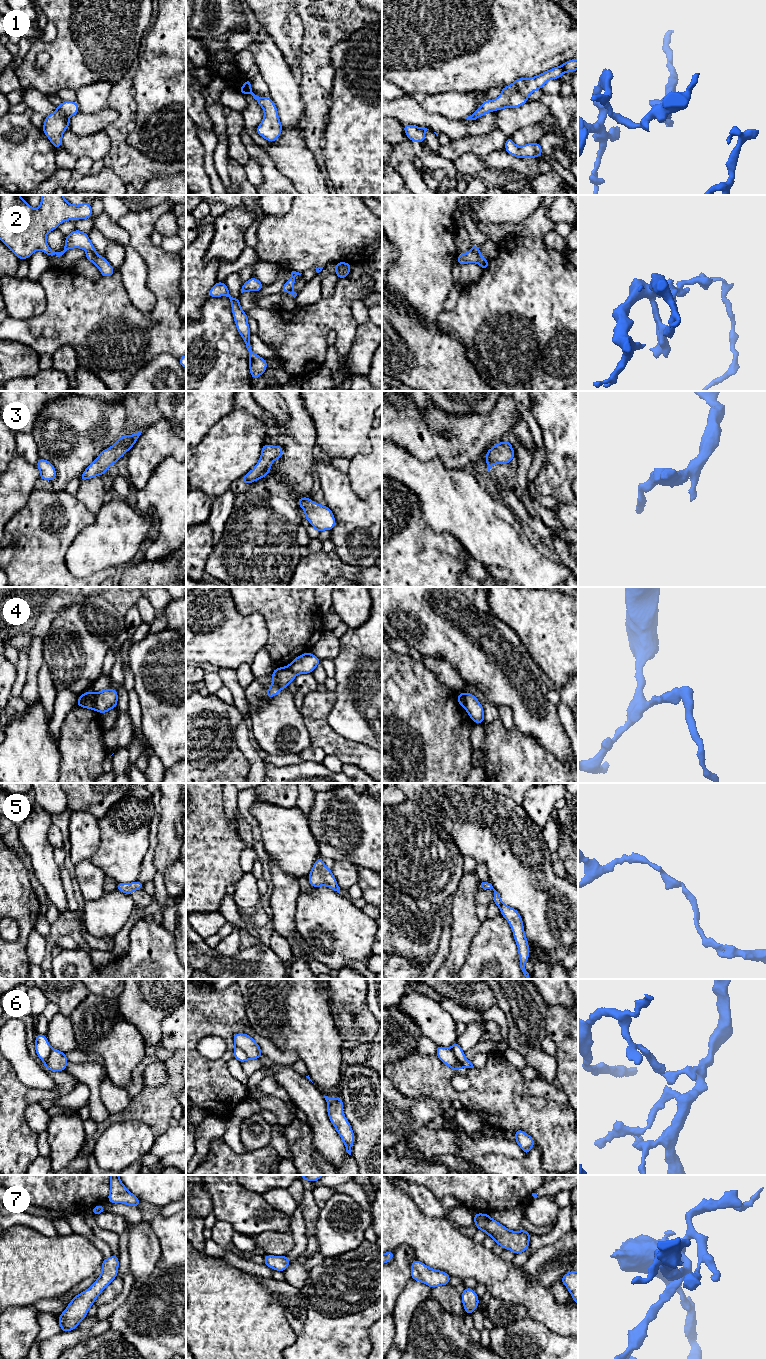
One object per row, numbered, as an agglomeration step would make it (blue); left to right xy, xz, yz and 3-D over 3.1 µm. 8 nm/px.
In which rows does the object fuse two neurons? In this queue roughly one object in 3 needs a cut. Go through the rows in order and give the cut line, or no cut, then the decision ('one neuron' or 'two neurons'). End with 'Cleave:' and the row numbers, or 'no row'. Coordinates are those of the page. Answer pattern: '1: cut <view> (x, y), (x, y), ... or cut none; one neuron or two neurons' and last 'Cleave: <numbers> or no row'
1: cut none; one neuron
2: cut xy (90, 250), (95, 256), (94, 262); two neurons
3: cut none; one neuron
4: cut xy (94, 693), (94, 706), (96, 709); two neurons
5: cut none; one neuron
6: cut yz (450, 1048), (461, 1067); two neurons
7: cut none; one neuron
Cleave: 2, 4, 6

